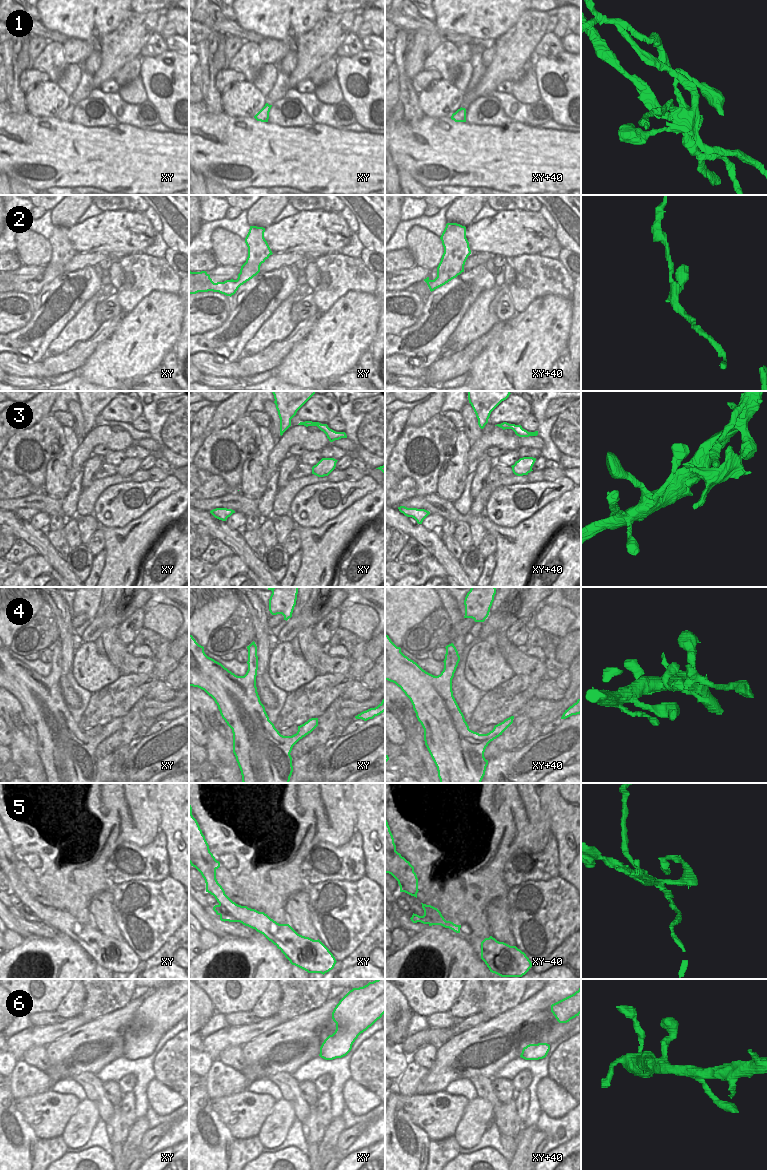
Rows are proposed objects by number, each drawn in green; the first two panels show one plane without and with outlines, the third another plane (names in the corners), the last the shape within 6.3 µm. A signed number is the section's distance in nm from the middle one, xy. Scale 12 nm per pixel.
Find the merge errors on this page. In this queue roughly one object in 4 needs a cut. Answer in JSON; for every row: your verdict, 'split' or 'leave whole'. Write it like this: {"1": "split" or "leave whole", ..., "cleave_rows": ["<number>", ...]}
{"1": "split", "2": "leave whole", "3": "leave whole", "4": "leave whole", "5": "split", "6": "leave whole", "cleave_rows": ["1", "5"]}

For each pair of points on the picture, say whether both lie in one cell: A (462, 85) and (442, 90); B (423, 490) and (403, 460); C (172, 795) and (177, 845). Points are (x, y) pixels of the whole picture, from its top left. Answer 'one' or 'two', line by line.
A: two
B: one
C: one

